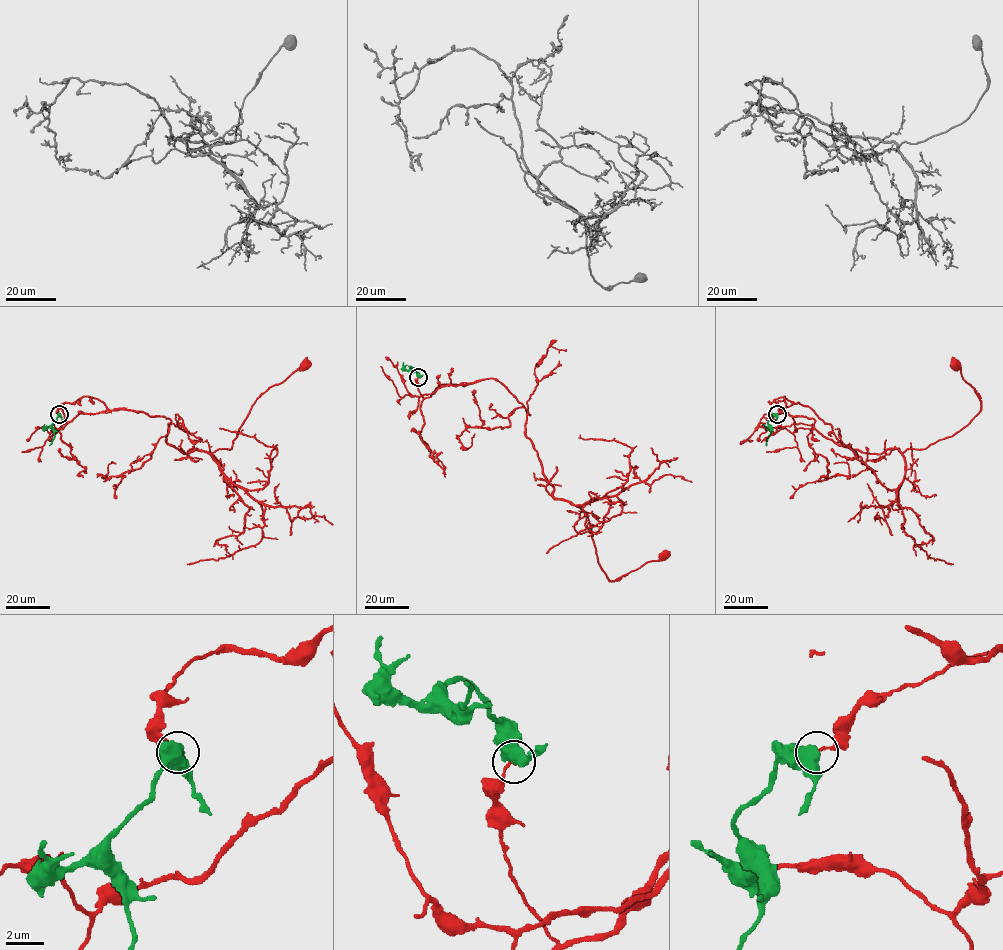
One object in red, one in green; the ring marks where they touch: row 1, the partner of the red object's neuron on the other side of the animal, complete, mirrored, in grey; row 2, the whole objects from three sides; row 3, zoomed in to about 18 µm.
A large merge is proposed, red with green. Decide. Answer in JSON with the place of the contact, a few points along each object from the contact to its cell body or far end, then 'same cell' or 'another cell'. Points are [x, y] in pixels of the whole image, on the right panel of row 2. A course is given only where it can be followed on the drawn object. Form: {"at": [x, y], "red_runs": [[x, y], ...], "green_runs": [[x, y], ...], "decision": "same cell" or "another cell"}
{"at": [777, 414], "red_runs": [[777, 414], [798, 402], [784, 396], [779, 411], [813, 418], [842, 446], [922, 449], [981, 407], [956, 366]], "green_runs": [[777, 414], [767, 422], [770, 434], [766, 445]], "decision": "another cell"}

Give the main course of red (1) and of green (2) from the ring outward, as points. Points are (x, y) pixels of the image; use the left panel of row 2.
1: (59, 414), (97, 398), (168, 418), (166, 442), (211, 453), (230, 449), (256, 400), (303, 366)
2: (59, 414), (52, 425), (54, 436), (49, 445)

